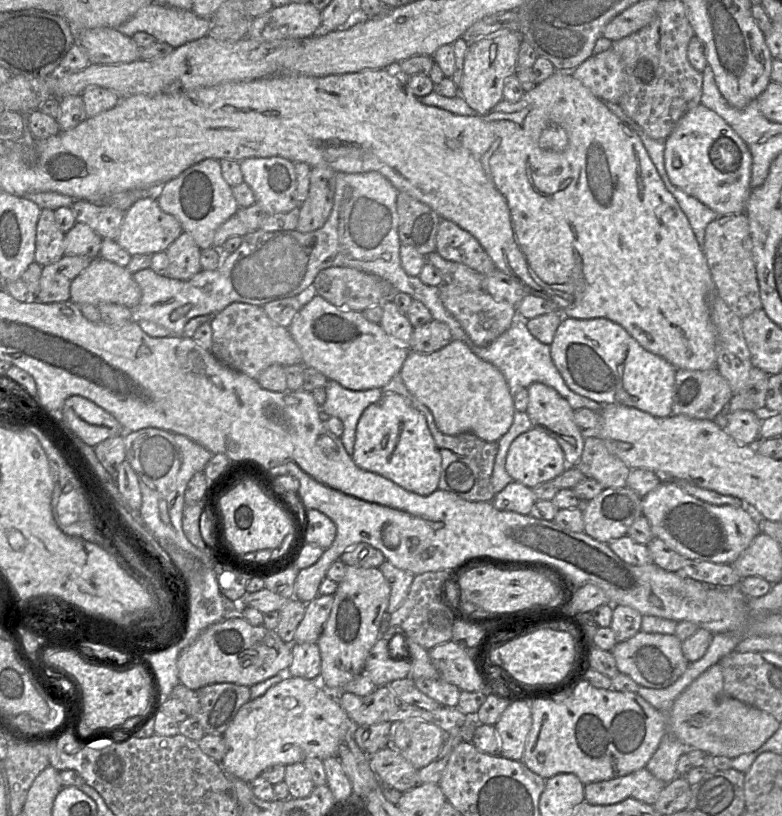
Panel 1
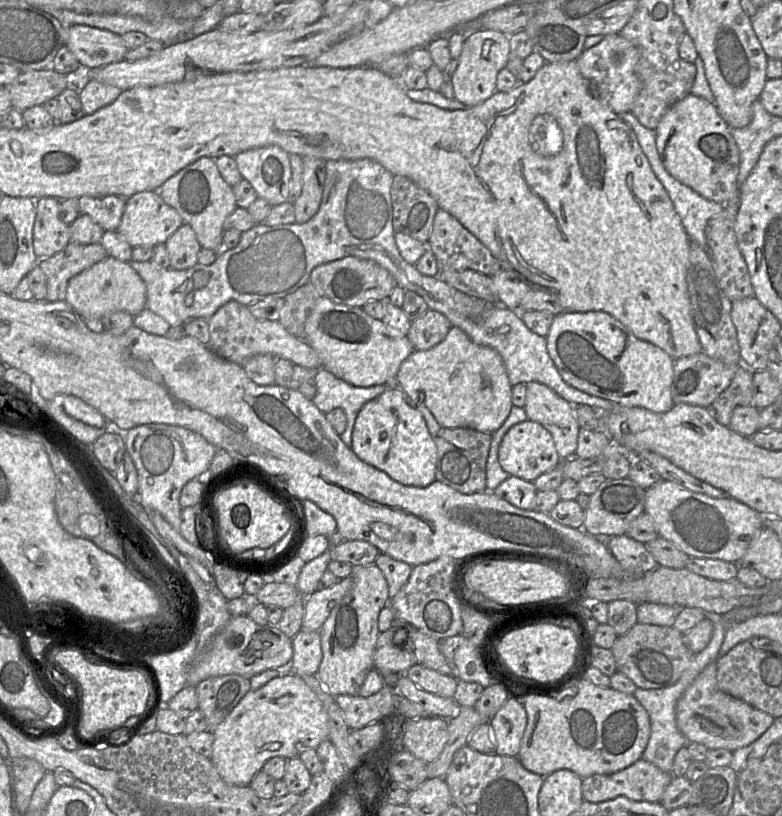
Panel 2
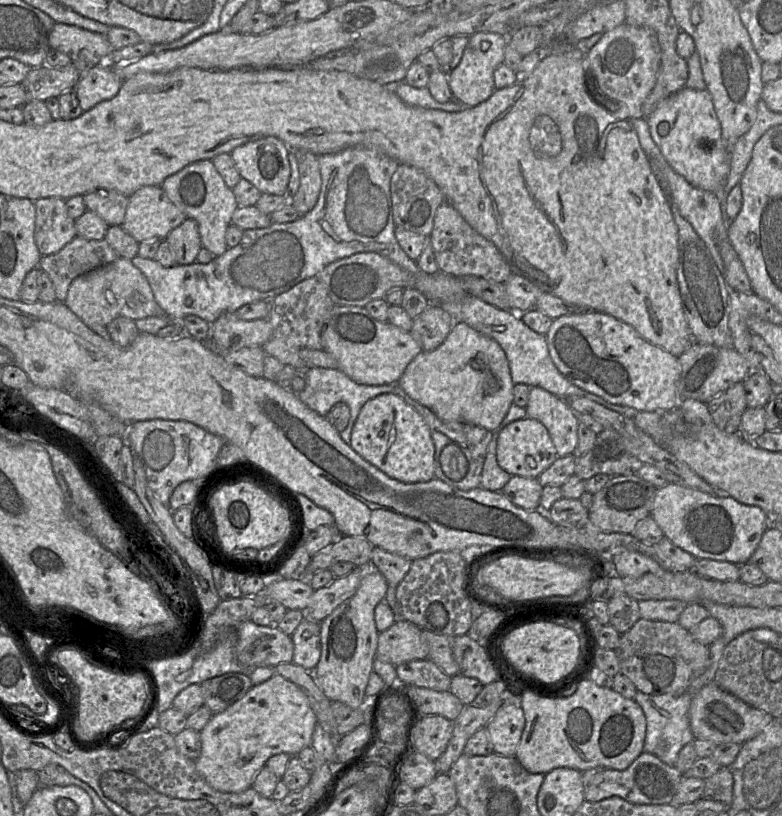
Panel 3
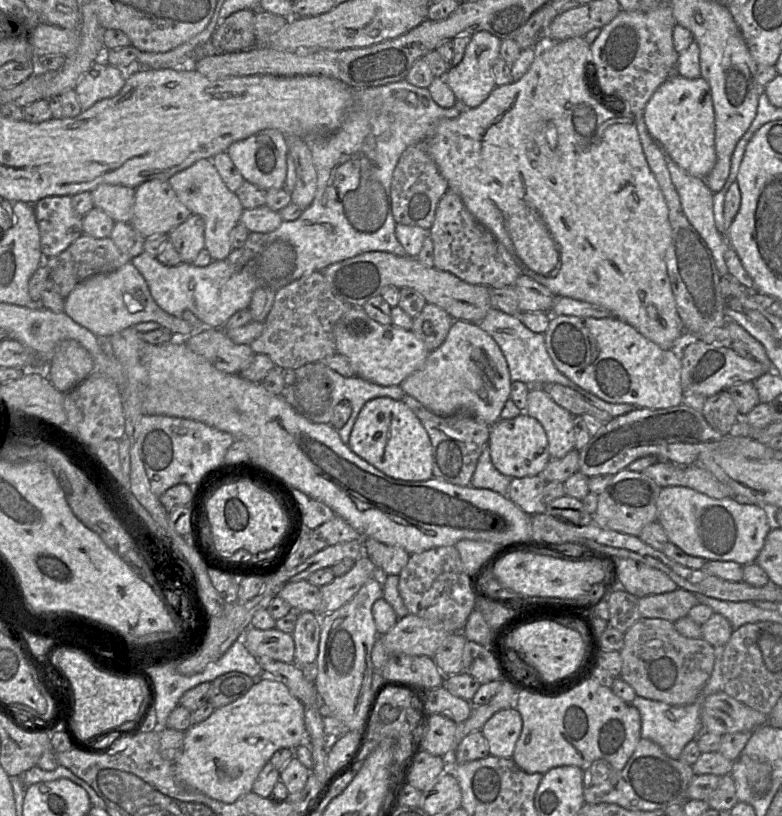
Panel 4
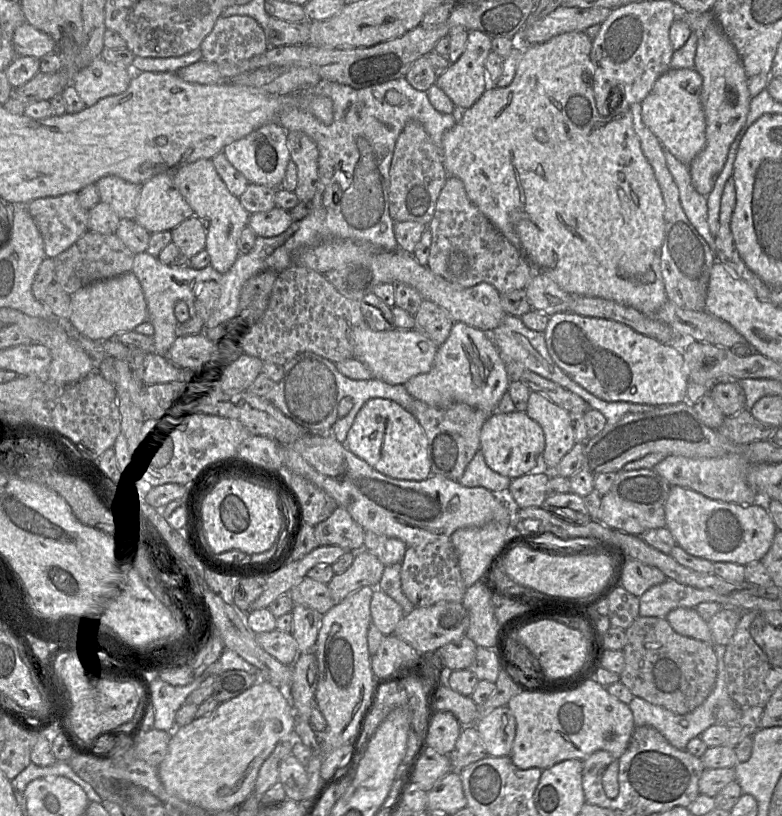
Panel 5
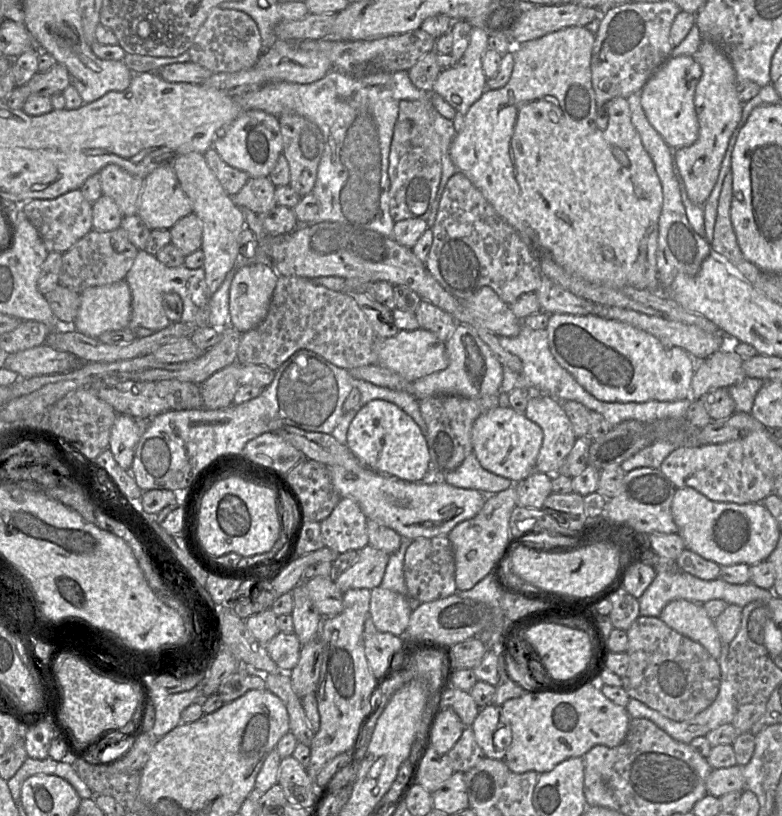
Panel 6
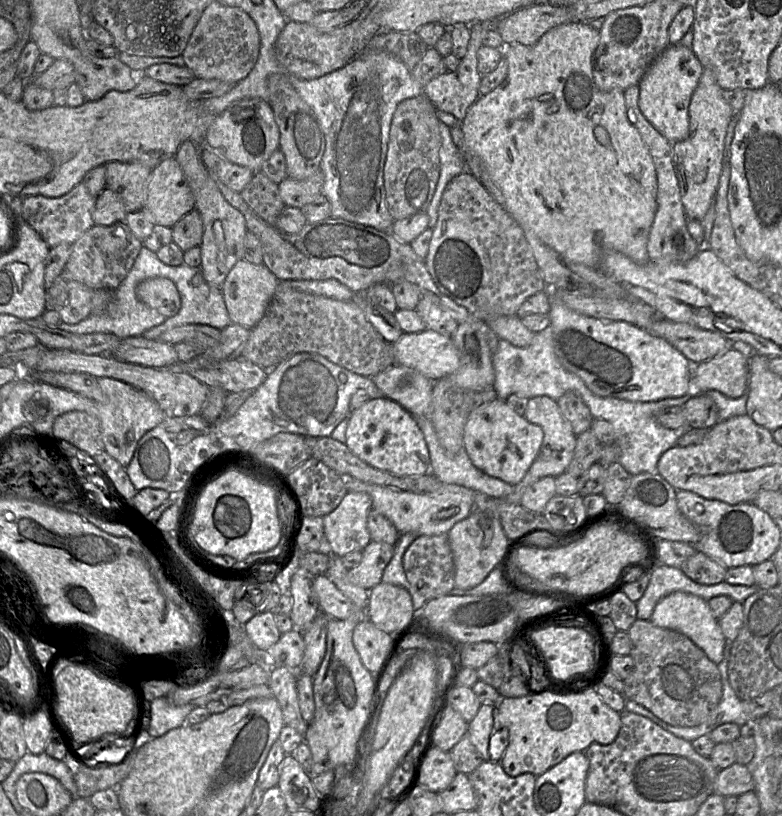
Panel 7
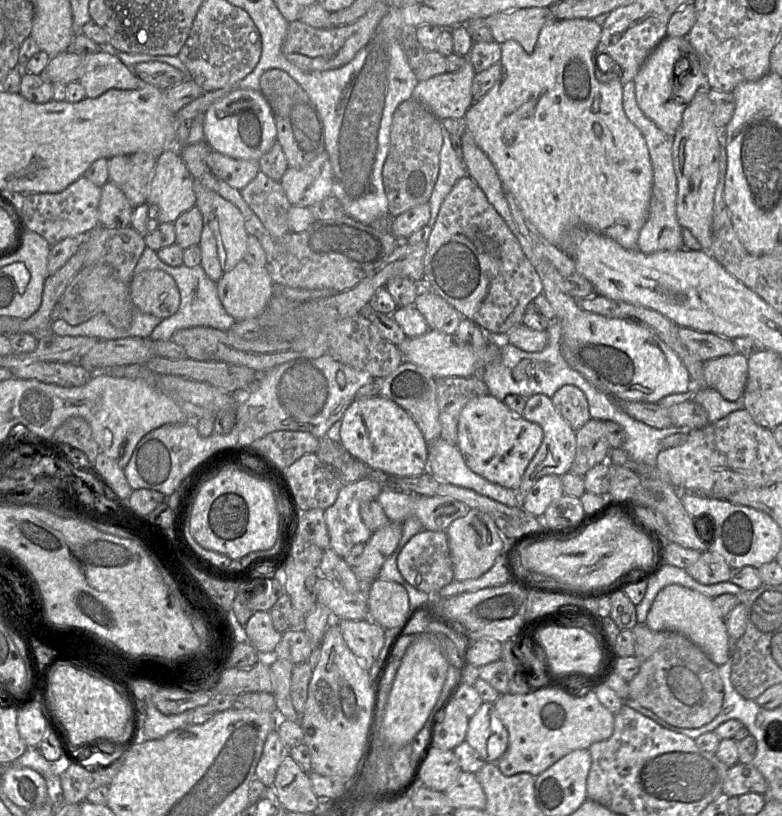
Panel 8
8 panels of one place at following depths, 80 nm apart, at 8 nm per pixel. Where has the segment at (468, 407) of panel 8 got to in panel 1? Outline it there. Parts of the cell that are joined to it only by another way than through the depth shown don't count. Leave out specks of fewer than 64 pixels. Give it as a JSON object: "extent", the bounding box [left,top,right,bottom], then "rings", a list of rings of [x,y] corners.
{"extent":[505,426,566,488],"rings":[[[535,426],[514,439],[505,459],[505,469],[510,477],[529,488],[552,481],[566,466],[564,453],[558,442],[545,430]]]}

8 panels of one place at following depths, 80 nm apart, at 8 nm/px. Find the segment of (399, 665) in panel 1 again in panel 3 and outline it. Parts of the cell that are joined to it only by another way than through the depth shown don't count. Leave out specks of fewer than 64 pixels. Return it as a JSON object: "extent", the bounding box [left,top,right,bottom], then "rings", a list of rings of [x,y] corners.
{"extent":[376,619,429,666],"rings":[[[397,619],[387,630],[379,633],[376,658],[383,662],[397,666],[412,660],[427,659],[428,653],[429,646],[422,637],[422,629],[405,619]]]}

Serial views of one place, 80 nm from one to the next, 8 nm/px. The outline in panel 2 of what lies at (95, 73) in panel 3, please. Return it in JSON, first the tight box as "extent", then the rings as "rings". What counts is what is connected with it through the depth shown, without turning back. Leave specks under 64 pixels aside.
{"extent":[79,79,121,115],"rings":[[[85,79],[79,84],[79,98],[85,115],[114,102],[121,94],[118,87],[98,82],[94,79]]]}

